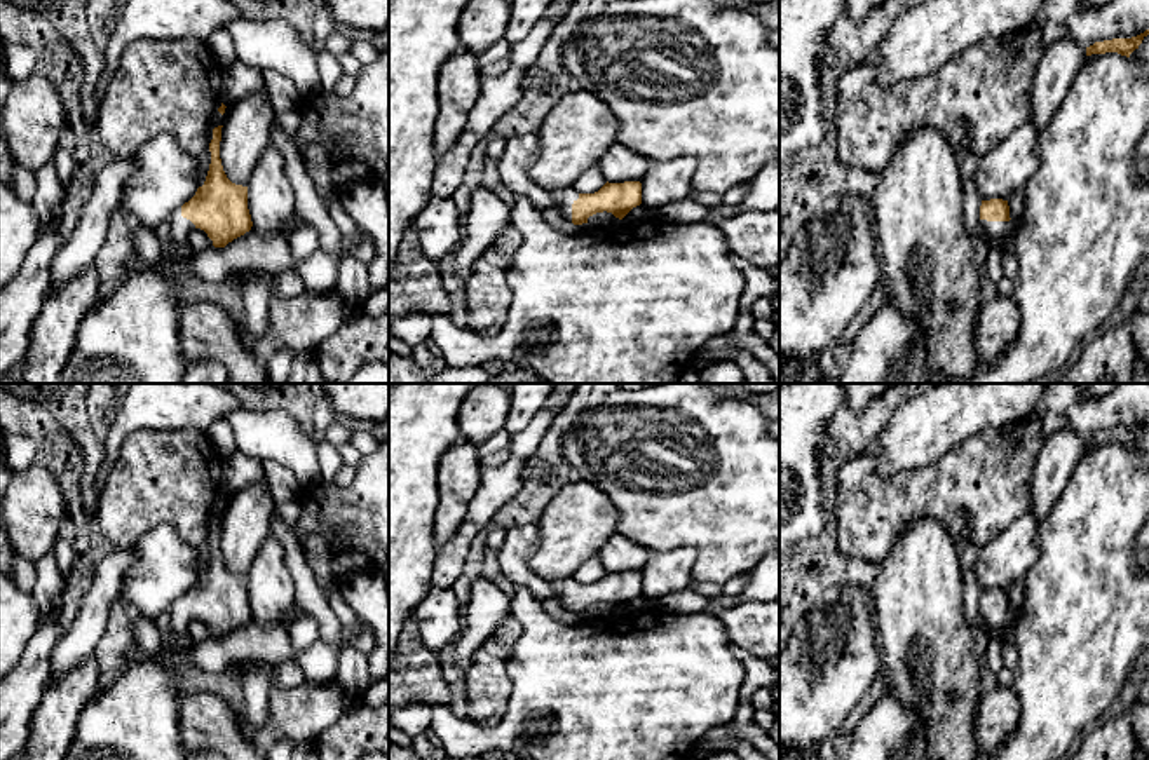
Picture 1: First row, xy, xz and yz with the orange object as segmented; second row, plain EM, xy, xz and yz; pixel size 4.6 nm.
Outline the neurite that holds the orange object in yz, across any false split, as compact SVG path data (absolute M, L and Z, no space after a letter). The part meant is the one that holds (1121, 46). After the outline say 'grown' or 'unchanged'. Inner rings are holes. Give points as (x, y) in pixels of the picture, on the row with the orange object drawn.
M1149 30L1132 38L1112 38L1112 40L1095 42L1093 45L1086 47L1086 56L1118 52L1121 56L1130 58L1130 54L1135 49L1139 49L1139 45L1147 35L1149 35Z; unchanged

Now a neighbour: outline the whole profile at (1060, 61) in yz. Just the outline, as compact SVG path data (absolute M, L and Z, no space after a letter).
M1060 38L1044 47L1032 77L1027 115L1027 122L1039 132L1048 126L1084 59L1086 47L1072 38Z

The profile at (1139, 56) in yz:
M1149 35L1144 37L1142 44L1130 54L1135 63L1137 73L1149 77Z

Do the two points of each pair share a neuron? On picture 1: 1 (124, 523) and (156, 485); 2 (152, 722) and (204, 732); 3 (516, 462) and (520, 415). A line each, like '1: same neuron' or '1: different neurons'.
1: same neuron
2: different neurons
3: different neurons

